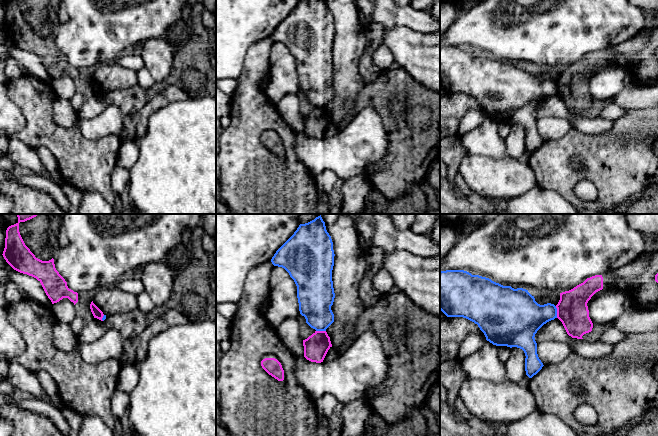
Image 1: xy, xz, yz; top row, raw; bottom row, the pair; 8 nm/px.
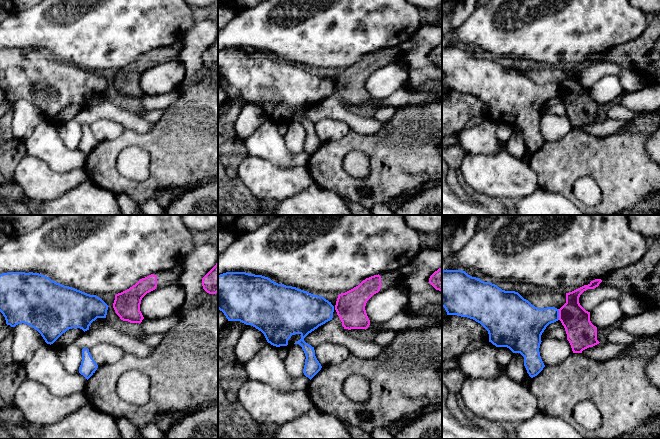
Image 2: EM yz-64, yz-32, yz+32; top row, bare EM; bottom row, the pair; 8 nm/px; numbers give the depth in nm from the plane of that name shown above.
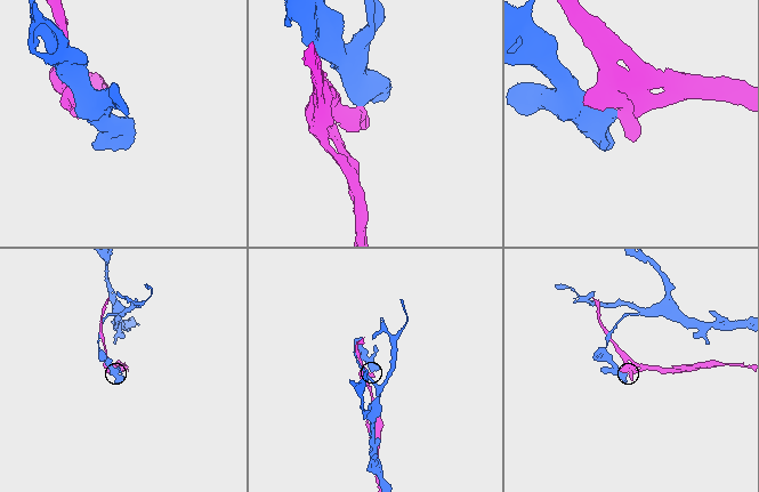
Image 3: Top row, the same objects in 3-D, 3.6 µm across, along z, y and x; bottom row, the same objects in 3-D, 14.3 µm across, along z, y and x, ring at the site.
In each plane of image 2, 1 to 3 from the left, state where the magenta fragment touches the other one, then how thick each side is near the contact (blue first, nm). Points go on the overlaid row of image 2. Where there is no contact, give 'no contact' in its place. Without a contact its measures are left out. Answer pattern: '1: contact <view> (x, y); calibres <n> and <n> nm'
1: no contact
2: no contact
3: contact yz+32 (558, 314); calibres 280 and 240 nm

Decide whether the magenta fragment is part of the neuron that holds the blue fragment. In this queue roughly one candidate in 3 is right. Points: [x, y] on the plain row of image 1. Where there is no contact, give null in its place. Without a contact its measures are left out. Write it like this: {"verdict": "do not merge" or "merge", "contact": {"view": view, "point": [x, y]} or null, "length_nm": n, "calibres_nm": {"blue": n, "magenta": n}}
{"verdict": "do not merge", "contact": {"view": "yz", "point": [556, 88]}, "length_nm": 100, "calibres_nm": {"blue": 280, "magenta": 260}}

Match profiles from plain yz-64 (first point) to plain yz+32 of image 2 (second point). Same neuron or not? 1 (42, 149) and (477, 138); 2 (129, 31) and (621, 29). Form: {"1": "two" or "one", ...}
{"1": "one", "2": "one"}

